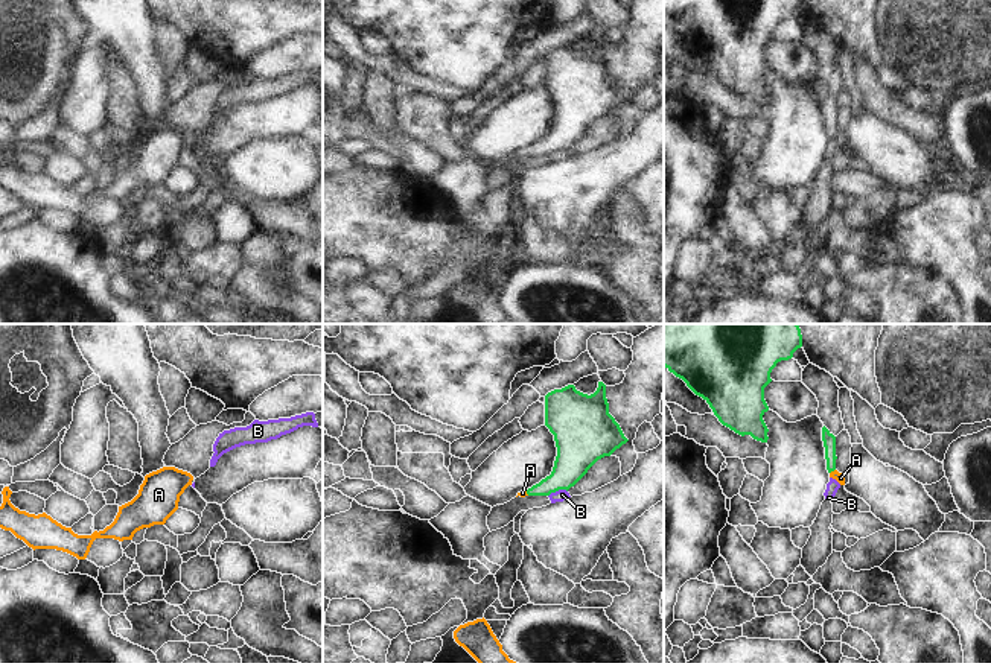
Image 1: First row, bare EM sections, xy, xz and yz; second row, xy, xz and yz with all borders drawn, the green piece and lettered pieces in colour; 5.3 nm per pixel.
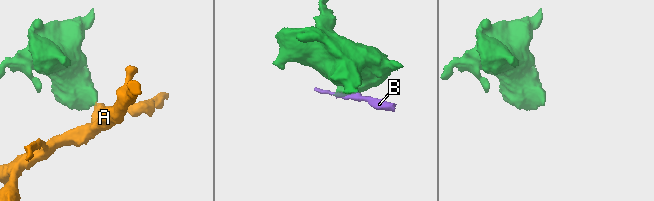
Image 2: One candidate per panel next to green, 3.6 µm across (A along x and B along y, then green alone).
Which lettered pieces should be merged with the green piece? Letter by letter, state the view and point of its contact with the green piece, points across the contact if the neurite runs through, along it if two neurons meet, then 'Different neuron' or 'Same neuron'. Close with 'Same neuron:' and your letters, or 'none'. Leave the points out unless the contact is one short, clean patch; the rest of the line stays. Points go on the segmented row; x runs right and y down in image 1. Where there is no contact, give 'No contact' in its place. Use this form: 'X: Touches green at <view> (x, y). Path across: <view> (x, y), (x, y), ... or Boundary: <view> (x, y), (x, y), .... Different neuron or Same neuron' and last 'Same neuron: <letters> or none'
A: Touches green at yz (831, 470). Path across: yz (828, 438), (831, 470), (841, 478). Same neuron
B: Touches green at xz (557, 490). Boundary: xz (567, 490), (557, 490), (548, 496). Different neuron
Same neuron: A

